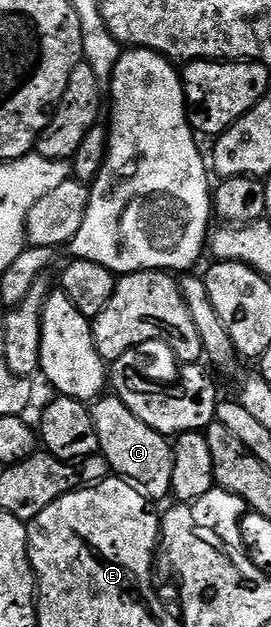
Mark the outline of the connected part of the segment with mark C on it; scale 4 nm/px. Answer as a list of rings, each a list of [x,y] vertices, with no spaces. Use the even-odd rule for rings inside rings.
[[[106,394],[89,405],[96,434],[100,438],[98,452],[105,458],[115,477],[128,480],[137,486],[147,500],[159,502],[171,495],[174,450],[171,441],[161,436],[152,426],[140,422],[116,394]],[[110,395],[110,396],[109,396]],[[94,403],[94,404],[93,404]]]

